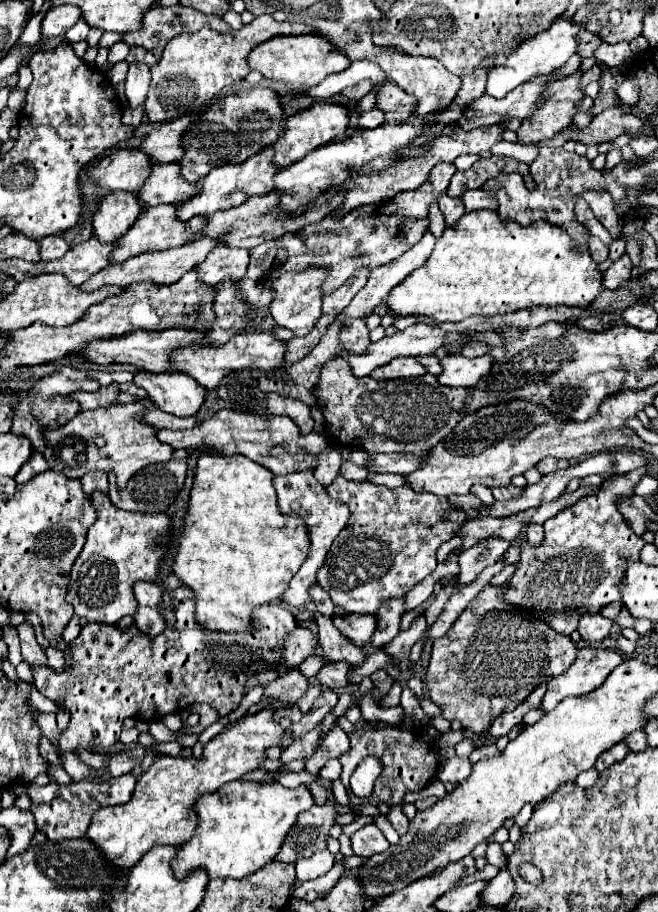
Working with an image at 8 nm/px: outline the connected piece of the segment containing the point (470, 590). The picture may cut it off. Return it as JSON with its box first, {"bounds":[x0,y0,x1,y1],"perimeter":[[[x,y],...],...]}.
{"bounds":[429,556,505,640],"perimeter":[[[503,556],[493,564],[489,566],[487,570],[483,570],[471,584],[455,590],[455,594],[451,596],[451,600],[447,602],[445,610],[441,612],[441,616],[435,620],[435,624],[429,628],[429,640],[435,640],[439,636],[443,636],[447,632],[447,628],[453,624],[453,620],[457,620],[457,616],[467,608],[467,604],[477,596],[477,592],[489,584],[489,580],[501,572],[505,568],[505,562],[503,562]]]}

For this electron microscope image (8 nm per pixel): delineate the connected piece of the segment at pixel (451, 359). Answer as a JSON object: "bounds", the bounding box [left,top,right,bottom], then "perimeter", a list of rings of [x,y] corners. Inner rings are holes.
{"bounds":[437,354,495,388],"perimeter":[[[449,354],[441,358],[443,372],[437,376],[437,380],[443,386],[463,386],[463,388],[475,388],[481,378],[493,368],[495,358],[491,354],[479,356],[479,358],[465,358],[461,354]]]}

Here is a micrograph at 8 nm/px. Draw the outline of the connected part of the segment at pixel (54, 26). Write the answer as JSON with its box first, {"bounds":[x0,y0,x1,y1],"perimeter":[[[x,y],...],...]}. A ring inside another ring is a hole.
{"bounds":[41,4,81,38],"perimeter":[[[69,4],[63,6],[55,6],[47,12],[45,16],[45,26],[41,22],[41,32],[43,36],[51,38],[51,36],[59,36],[65,34],[73,24],[77,24],[81,20],[81,10],[73,8]]]}

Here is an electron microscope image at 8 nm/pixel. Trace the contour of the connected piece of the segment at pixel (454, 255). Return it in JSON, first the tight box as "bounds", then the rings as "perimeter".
{"bounds":[385,210,601,322],"perimeter":[[[477,210],[447,226],[431,258],[399,282],[385,304],[397,316],[427,316],[435,322],[461,322],[469,316],[503,316],[535,306],[589,306],[601,292],[601,272],[587,246],[573,250],[563,228],[537,220],[521,226],[503,222],[495,210]]]}

